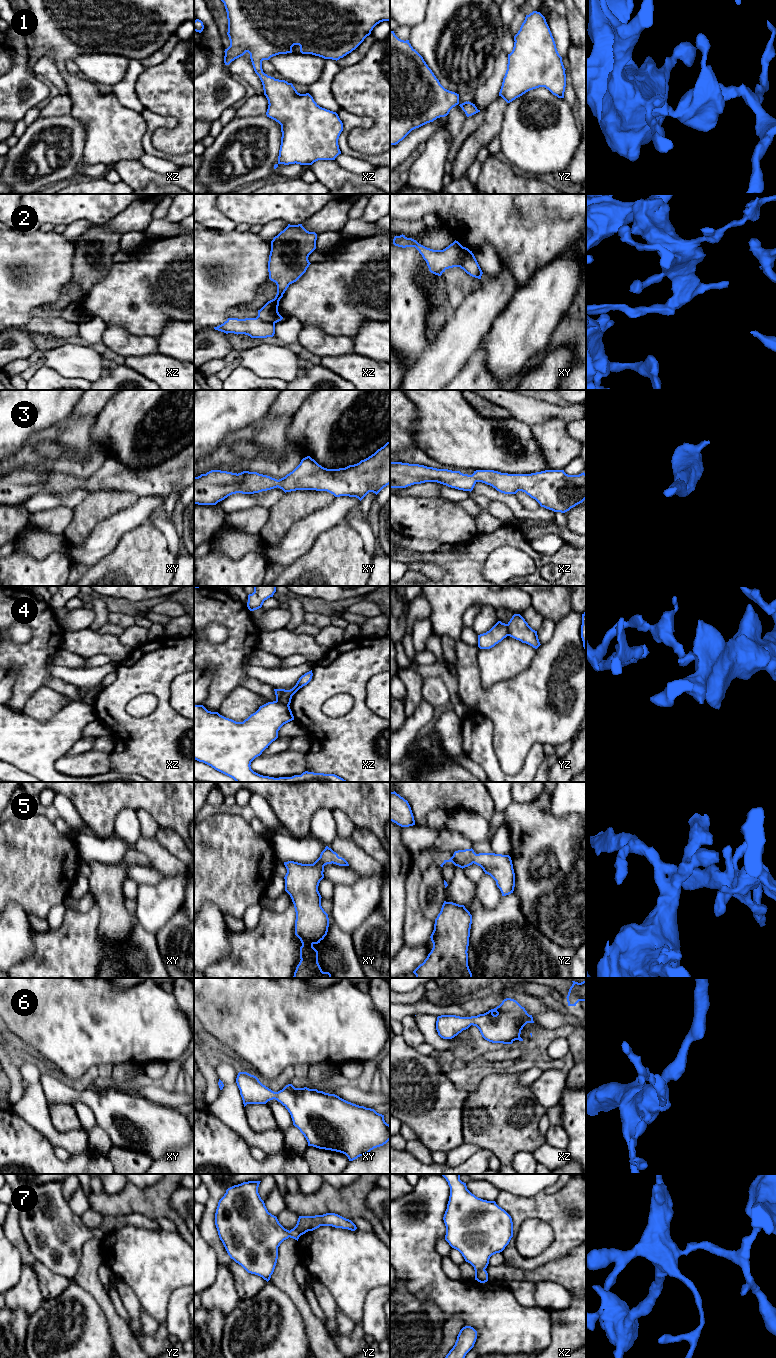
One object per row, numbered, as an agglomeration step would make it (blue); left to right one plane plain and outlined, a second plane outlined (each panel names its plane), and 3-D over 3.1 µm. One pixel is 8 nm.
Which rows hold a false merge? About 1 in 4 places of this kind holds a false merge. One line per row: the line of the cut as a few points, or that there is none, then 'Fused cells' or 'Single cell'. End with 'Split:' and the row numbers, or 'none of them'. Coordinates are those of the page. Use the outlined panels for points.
1: No split. Single cell
2: No split. Single cell
3: No split. Single cell
4: Split along xz (276, 700), (288, 705). Fused cells
5: No split. Single cell
6: No split. Single cell
7: No split. Single cell
Split: 4

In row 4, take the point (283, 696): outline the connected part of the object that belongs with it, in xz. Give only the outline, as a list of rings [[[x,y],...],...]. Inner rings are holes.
[[[312,670],[302,675],[297,681],[296,685],[290,689],[274,689],[276,695],[276,701],[281,704],[290,705],[292,696],[303,686],[307,685],[312,679]]]

